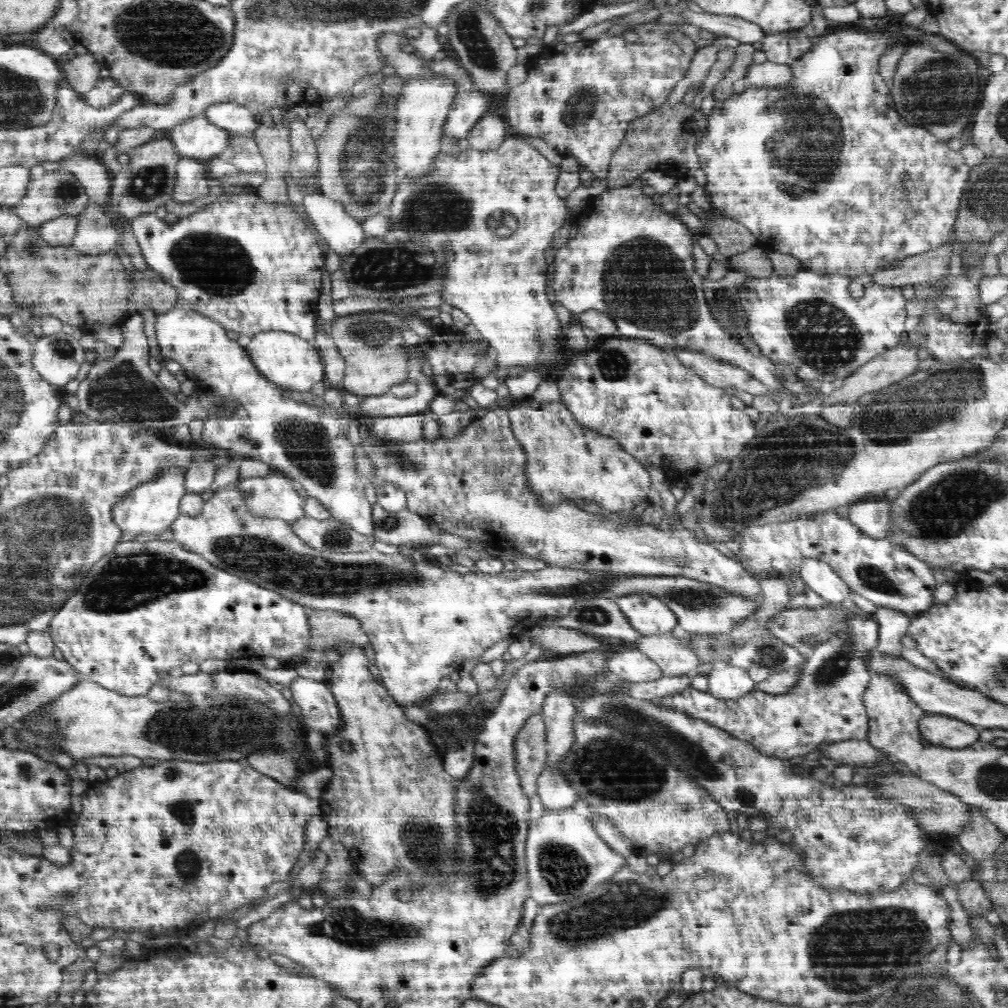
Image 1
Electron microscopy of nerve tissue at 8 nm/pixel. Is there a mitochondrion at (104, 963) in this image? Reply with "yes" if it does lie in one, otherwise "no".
no

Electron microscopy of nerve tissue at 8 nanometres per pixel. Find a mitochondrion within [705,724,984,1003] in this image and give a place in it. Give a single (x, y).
(852, 950)

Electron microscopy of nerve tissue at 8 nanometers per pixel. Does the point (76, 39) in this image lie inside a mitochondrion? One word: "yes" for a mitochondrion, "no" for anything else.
no

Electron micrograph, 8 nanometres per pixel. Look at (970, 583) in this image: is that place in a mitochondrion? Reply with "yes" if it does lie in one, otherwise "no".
no

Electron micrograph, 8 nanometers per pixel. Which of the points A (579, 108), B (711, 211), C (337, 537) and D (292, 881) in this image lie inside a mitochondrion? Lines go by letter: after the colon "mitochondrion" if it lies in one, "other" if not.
A: mitochondrion
B: other
C: mitochondrion
D: other

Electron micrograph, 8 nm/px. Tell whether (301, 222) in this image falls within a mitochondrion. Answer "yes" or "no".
no

